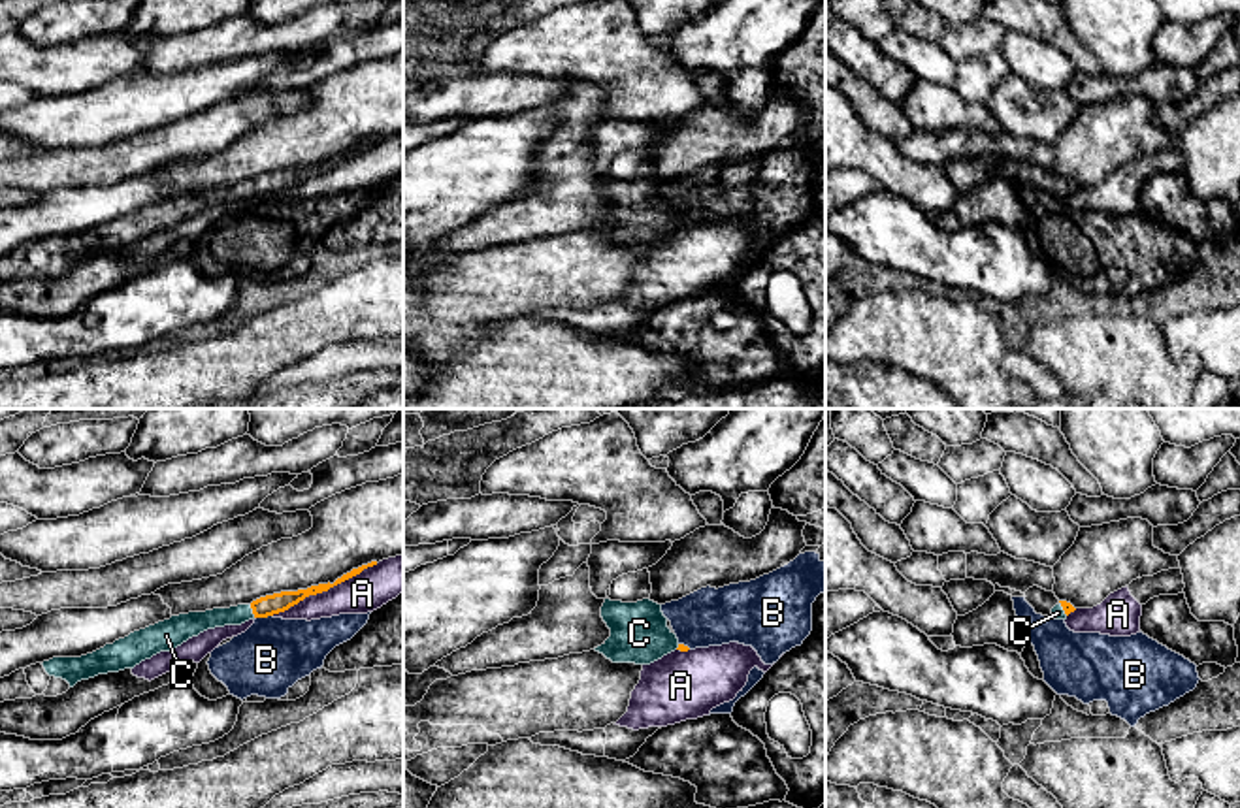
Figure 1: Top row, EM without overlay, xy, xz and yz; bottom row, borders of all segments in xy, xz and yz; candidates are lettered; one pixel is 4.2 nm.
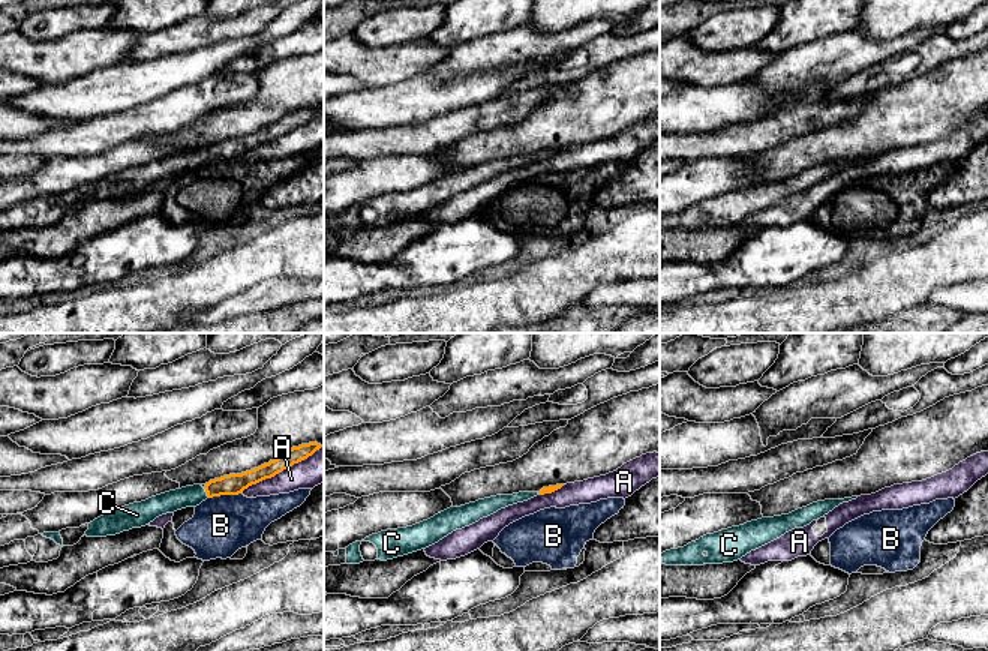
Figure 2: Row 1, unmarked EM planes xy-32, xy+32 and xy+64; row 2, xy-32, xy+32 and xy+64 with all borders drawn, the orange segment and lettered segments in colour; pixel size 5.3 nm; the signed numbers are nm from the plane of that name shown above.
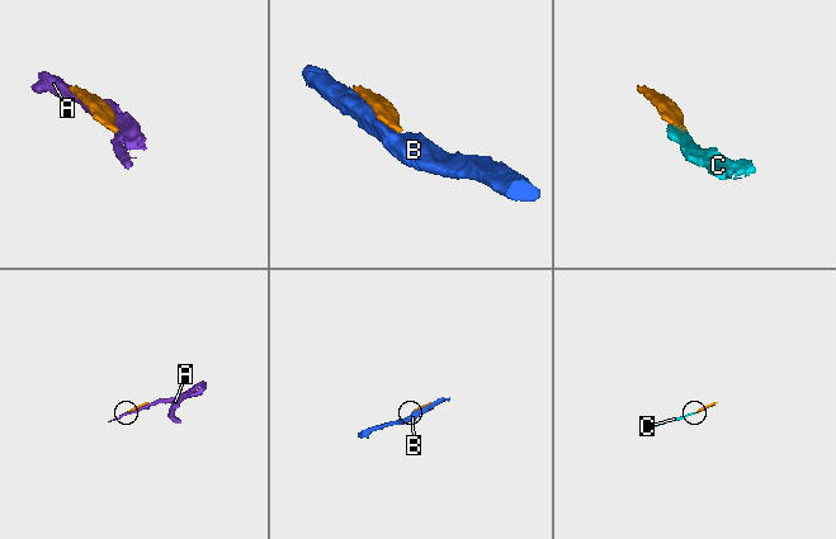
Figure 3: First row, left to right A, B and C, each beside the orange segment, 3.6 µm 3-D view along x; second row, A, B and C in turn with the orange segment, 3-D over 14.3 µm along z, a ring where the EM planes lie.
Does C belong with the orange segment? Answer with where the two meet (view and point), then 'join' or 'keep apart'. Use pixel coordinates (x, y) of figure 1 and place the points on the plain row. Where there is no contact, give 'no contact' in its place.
meets orange in xy at (253, 189); join

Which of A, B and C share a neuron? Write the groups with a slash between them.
A / B / C

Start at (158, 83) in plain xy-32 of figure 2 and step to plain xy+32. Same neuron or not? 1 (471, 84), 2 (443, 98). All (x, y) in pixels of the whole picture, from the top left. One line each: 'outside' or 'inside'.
1: inside
2: inside

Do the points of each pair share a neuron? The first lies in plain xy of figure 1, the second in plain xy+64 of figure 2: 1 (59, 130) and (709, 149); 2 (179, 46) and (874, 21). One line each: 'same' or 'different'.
1: different
2: different

